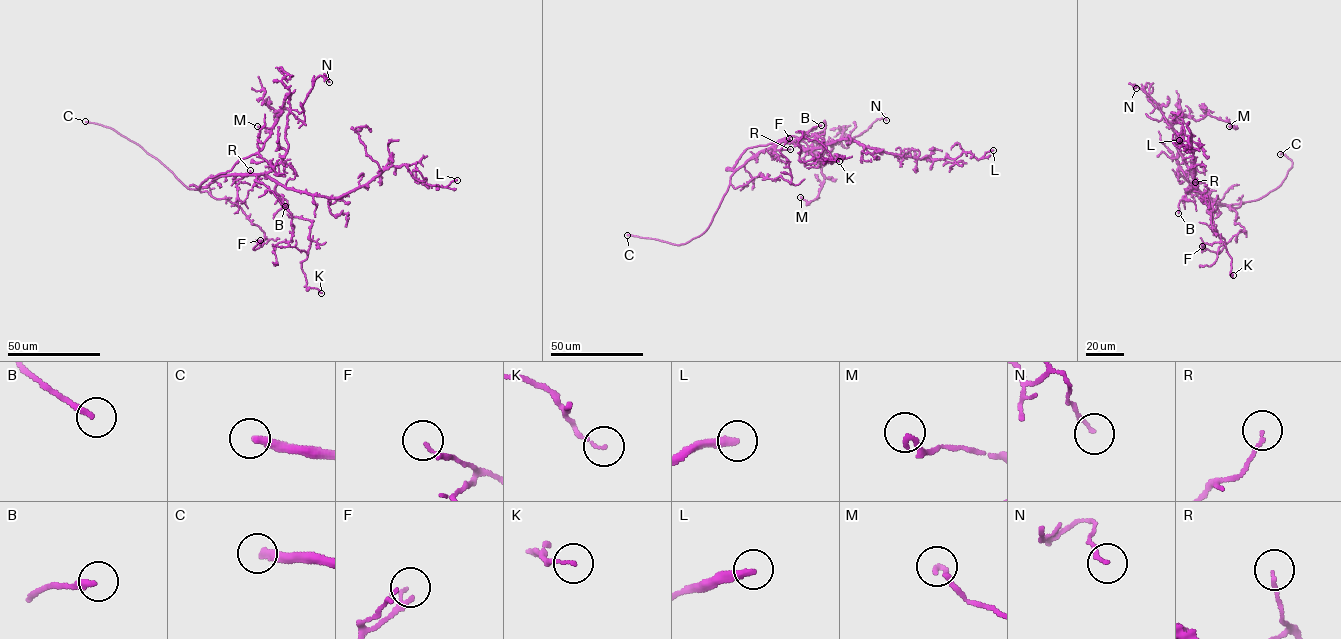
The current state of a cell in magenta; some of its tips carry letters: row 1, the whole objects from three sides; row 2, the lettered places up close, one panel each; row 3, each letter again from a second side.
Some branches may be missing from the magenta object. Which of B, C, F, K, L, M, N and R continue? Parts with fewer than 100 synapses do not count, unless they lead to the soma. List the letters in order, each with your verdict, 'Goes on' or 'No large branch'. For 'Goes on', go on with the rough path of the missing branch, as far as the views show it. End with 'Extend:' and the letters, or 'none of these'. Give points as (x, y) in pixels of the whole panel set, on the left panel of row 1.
B: No large branch
C: Goes on. Course of what is missing: (85, 121), (67, 122), (69, 120)
F: No large branch
K: No large branch
L: No large branch
M: No large branch
N: No large branch
R: No large branch
Extend: C

